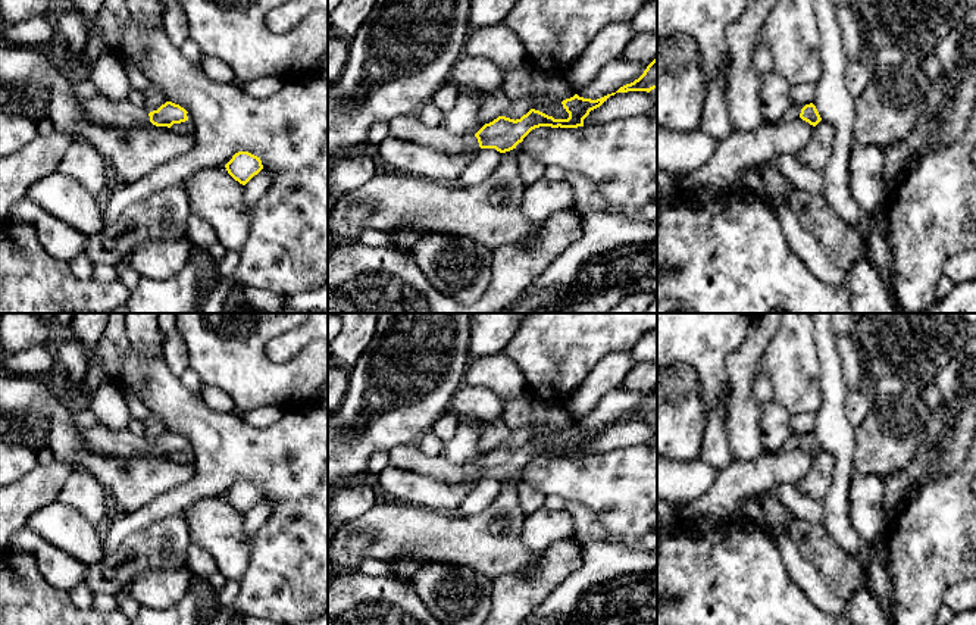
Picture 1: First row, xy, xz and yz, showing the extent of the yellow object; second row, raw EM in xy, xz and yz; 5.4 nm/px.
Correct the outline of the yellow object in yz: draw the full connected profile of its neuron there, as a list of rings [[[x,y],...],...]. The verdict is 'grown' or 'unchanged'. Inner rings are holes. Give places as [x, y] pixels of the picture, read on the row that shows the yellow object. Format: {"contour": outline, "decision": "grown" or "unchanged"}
{"contour": [[[813,103],[805,104],[801,109],[800,118],[813,126],[816,126],[822,121],[822,118],[820,118],[820,115]]], "decision": "unchanged"}

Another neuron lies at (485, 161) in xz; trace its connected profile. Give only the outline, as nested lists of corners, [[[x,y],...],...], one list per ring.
[[[478,147],[473,153],[472,162],[460,174],[456,181],[457,185],[475,187],[494,174],[501,163],[501,153],[495,149]]]

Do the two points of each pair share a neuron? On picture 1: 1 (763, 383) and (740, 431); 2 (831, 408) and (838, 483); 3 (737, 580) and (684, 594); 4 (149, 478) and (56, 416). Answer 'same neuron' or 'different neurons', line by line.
1: different neurons
2: same neuron
3: same neuron
4: same neuron

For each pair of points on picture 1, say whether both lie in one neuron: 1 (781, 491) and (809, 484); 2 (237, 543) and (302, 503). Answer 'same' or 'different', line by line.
1: different
2: different

